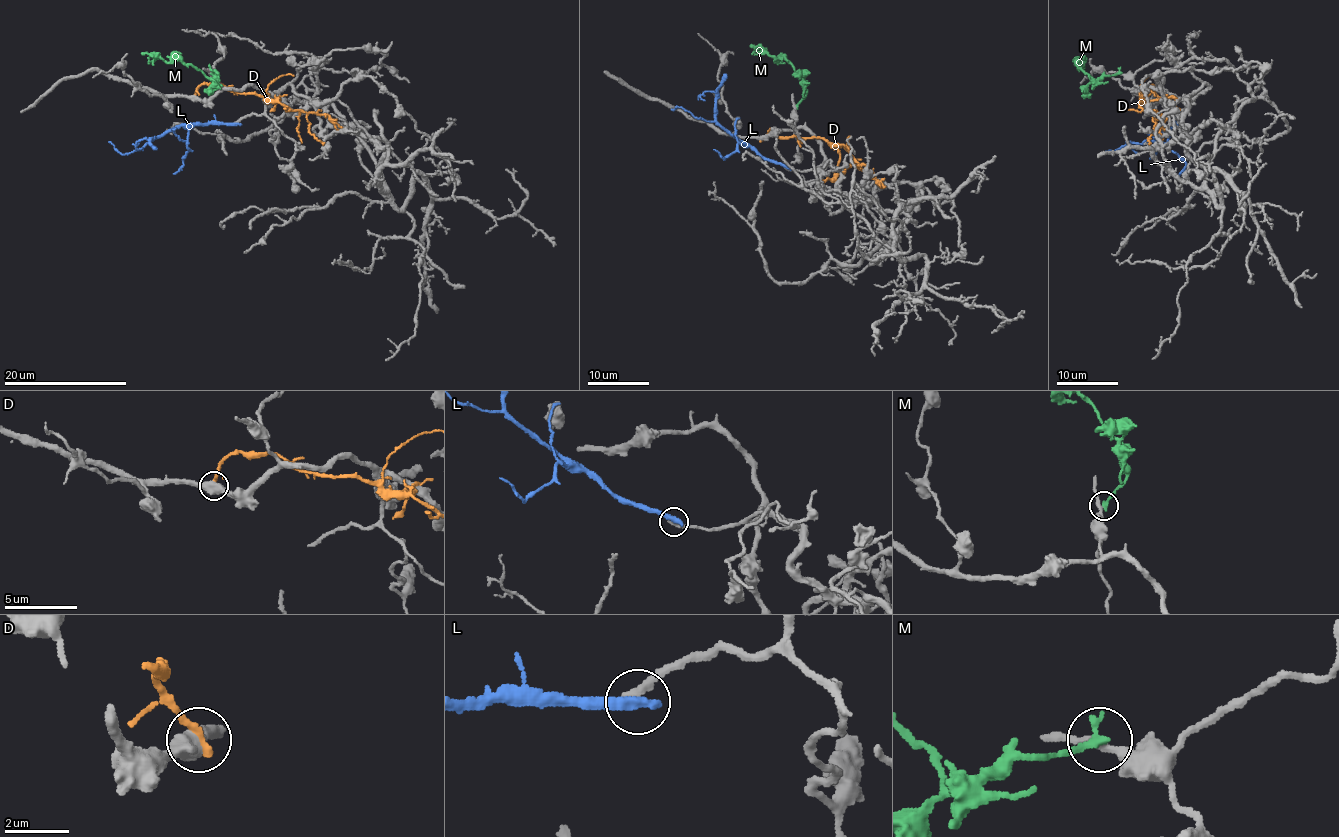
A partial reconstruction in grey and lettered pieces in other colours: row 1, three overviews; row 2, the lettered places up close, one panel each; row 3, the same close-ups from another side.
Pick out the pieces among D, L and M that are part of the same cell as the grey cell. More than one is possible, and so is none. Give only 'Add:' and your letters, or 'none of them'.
Add: none of them

